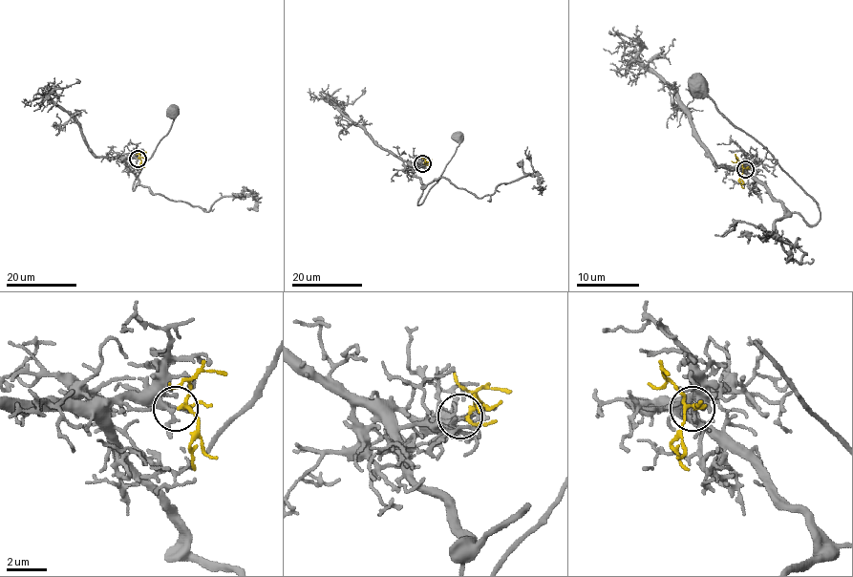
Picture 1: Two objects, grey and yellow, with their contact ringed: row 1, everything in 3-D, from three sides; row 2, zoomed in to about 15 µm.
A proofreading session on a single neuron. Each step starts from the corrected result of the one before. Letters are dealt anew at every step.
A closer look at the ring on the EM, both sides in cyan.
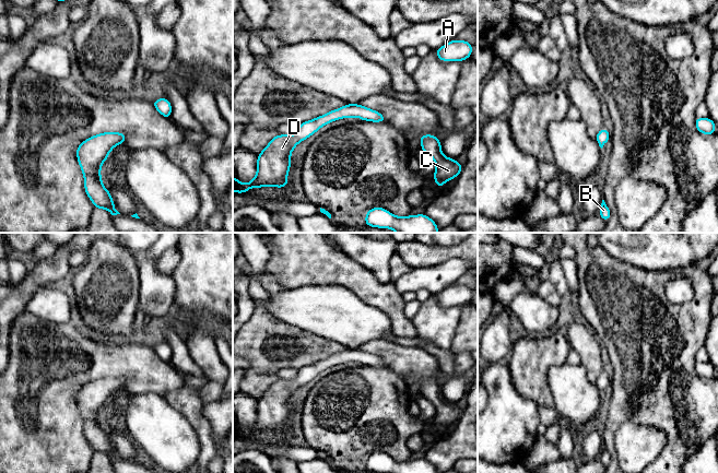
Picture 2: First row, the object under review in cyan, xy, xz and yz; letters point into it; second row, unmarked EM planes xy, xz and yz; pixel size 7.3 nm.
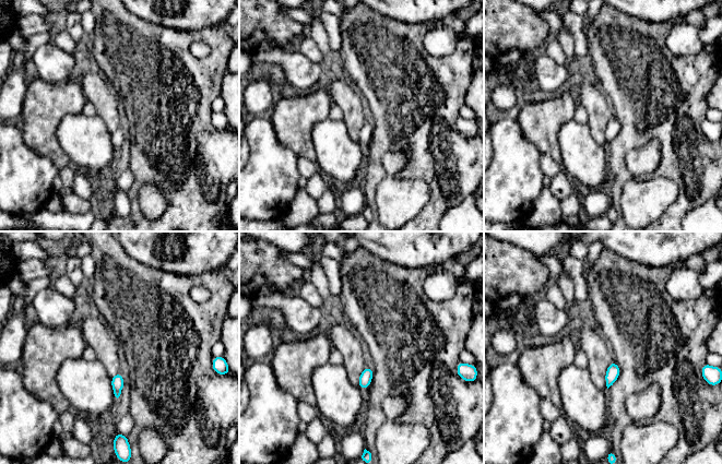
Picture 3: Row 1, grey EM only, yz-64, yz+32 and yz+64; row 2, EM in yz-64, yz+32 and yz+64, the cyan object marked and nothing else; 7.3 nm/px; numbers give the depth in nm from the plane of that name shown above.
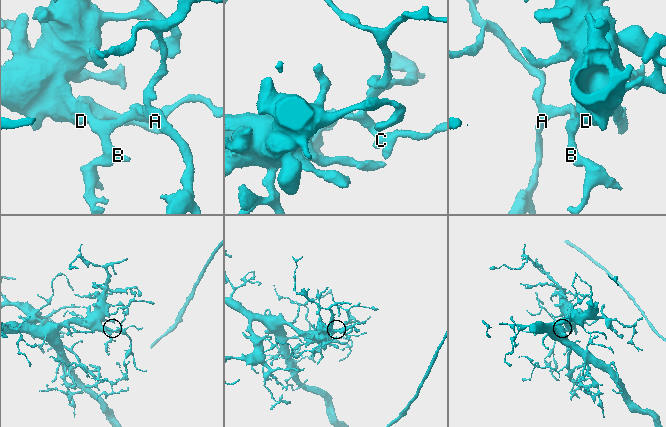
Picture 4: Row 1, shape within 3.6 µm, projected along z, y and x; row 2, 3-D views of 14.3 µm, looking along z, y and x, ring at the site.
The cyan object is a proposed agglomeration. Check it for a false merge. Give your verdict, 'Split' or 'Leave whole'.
Leave whole

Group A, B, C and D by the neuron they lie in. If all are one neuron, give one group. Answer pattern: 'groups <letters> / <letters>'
groups A B C D

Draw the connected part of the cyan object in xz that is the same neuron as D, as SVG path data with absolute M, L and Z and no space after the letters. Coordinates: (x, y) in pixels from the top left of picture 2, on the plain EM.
M345 348L322 360L302 367L295 379L278 379L258 399L257 419L248 428L240 427L233 422L233 437L246 438L250 433L272 430L289 431L287 418L291 414L291 398L295 391L316 378L321 371L343 363L361 363L363 366L387 367L385 360L361 348Z

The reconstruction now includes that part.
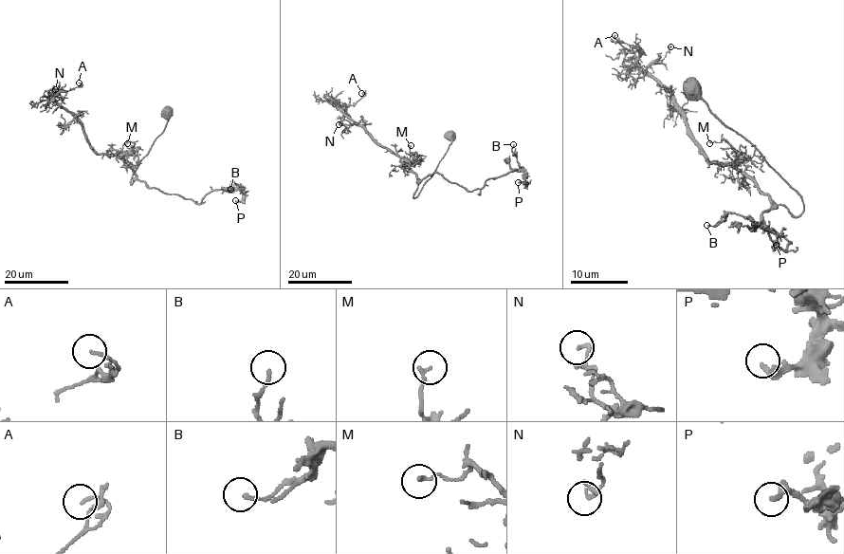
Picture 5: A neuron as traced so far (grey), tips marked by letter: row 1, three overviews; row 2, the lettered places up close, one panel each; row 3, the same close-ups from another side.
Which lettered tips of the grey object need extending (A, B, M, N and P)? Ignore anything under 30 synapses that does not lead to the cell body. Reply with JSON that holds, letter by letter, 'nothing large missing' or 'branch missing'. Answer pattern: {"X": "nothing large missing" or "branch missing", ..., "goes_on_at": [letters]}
{"A": "nothing large missing", "B": "nothing large missing", "M": "nothing large missing", "N": "nothing large missing", "P": "nothing large missing", "goes_on_at": []}

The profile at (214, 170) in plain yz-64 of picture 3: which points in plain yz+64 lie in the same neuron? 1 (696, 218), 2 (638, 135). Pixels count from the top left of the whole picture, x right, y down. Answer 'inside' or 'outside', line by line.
1: outside
2: inside

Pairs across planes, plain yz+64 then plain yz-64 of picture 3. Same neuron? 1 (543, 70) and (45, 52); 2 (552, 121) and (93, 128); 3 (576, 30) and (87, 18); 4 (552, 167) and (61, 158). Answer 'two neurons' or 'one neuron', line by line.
1: one neuron
2: two neurons
3: one neuron
4: two neurons

